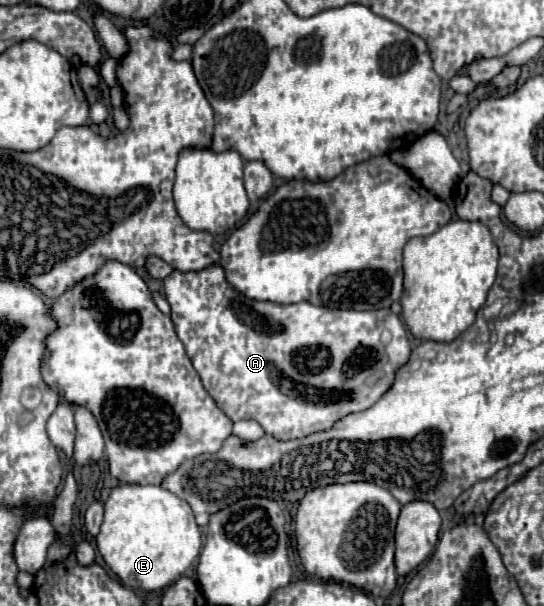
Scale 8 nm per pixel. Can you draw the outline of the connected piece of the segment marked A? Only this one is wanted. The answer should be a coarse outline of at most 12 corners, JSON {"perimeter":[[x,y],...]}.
{"perimeter":[[163,282],[201,382],[279,440],[373,406],[409,360],[391,310]]}

